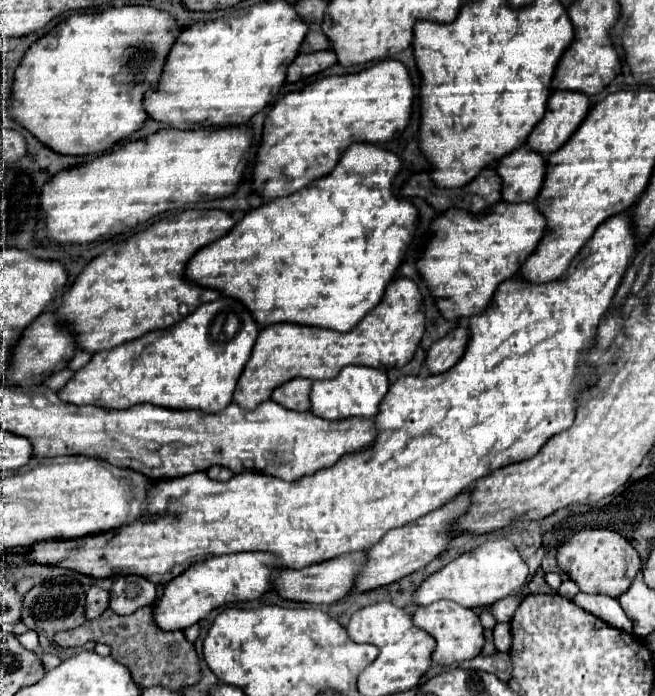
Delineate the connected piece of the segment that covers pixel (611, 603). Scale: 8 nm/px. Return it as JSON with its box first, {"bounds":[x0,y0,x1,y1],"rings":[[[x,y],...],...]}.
{"bounds":[572,592,632,632],"rings":[[[578,592],[572,598],[572,602],[576,606],[584,608],[586,612],[598,616],[606,624],[610,624],[614,628],[620,628],[620,630],[626,630],[626,632],[632,632],[632,622],[624,616],[618,600],[612,600],[612,598],[606,598],[606,596],[588,596],[588,594]]]}

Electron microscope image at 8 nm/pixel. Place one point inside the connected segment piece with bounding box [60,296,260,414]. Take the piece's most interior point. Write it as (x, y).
(194, 365)

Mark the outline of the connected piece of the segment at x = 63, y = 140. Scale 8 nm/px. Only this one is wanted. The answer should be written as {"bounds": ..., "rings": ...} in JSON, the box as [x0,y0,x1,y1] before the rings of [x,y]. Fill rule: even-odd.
{"bounds":[6,6,182,154],"rings":[[[112,6],[112,8],[104,8],[104,10],[98,10],[98,12],[82,12],[82,14],[74,14],[70,16],[64,26],[58,30],[58,32],[50,32],[46,36],[42,36],[38,42],[34,42],[26,56],[22,58],[18,70],[16,70],[16,80],[14,80],[14,86],[12,86],[12,100],[6,108],[6,114],[12,118],[12,120],[18,120],[26,130],[30,130],[42,144],[46,144],[50,150],[58,152],[58,154],[102,154],[106,150],[110,150],[114,144],[118,144],[120,140],[132,136],[134,132],[138,132],[144,122],[148,120],[148,114],[144,110],[144,94],[152,88],[158,86],[160,82],[160,76],[162,76],[162,70],[164,70],[164,64],[166,64],[166,58],[168,58],[168,52],[172,48],[172,44],[176,42],[176,38],[182,34],[182,28],[180,24],[176,22],[176,18],[166,12],[166,10],[158,10],[154,6]]]}

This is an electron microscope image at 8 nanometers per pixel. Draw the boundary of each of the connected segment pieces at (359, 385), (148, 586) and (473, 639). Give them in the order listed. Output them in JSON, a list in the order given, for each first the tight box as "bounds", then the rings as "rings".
[{"bounds":[310,366,388,420],"rings":[[[346,366],[332,380],[316,380],[310,392],[310,412],[324,420],[346,420],[346,418],[364,418],[370,420],[378,414],[382,396],[388,392],[388,378],[382,370],[366,366]]]},{"bounds":[110,574,156,614],"rings":[[[130,574],[118,576],[112,590],[110,590],[110,608],[116,614],[132,614],[142,606],[148,606],[156,600],[156,584]]]},{"bounds":[412,600,484,664],"rings":[[[440,600],[428,606],[418,606],[416,612],[412,614],[412,622],[414,626],[426,630],[436,640],[436,648],[432,652],[434,664],[458,664],[462,660],[470,660],[478,656],[484,646],[484,634],[482,634],[484,628],[478,620],[478,614],[450,600]]]}]

